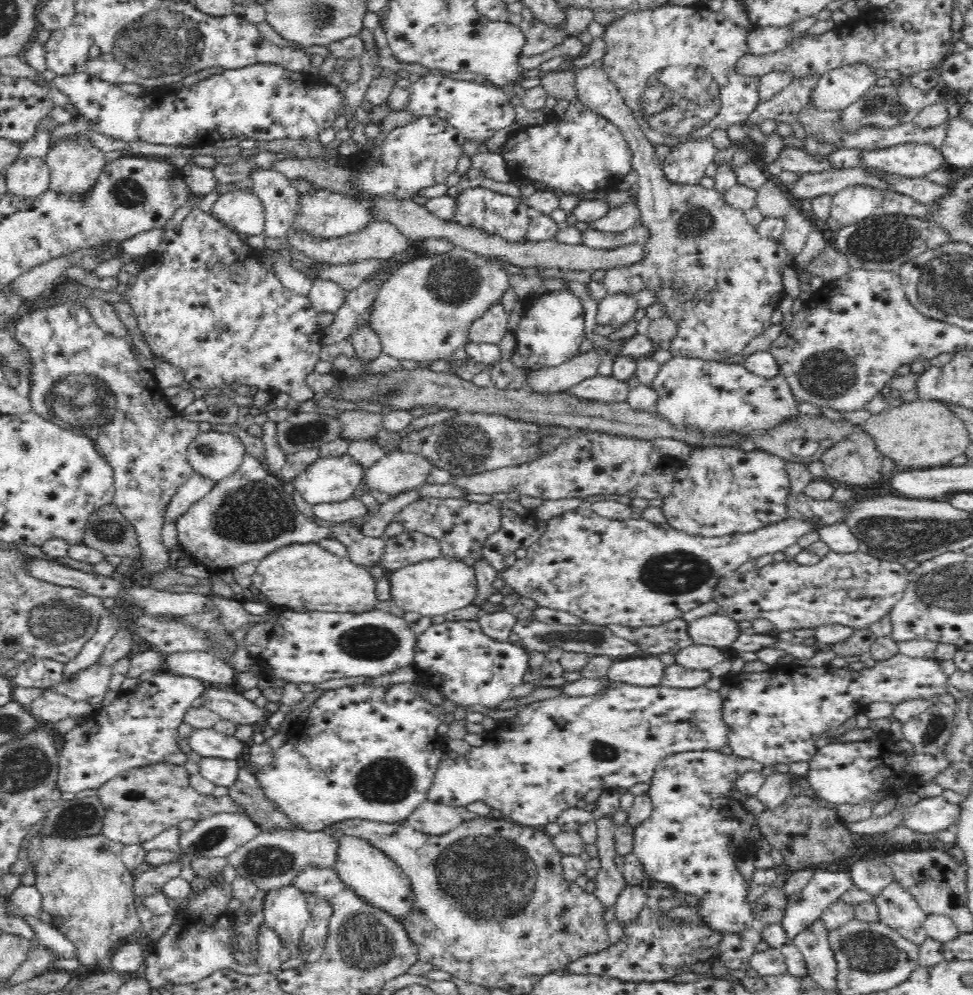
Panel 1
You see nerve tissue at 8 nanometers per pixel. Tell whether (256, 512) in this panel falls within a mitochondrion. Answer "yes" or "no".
yes

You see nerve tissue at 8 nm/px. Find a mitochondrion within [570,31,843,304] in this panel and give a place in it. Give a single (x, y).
(673, 100)

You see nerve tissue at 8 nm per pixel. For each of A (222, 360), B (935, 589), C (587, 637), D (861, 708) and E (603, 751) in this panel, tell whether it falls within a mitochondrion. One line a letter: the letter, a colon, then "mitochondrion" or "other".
A: other
B: mitochondrion
C: mitochondrion
D: other
E: mitochondrion

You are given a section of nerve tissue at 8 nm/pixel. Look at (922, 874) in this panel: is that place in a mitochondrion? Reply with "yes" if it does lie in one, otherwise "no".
no

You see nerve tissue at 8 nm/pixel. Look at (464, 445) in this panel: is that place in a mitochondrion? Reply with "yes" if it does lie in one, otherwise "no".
yes

